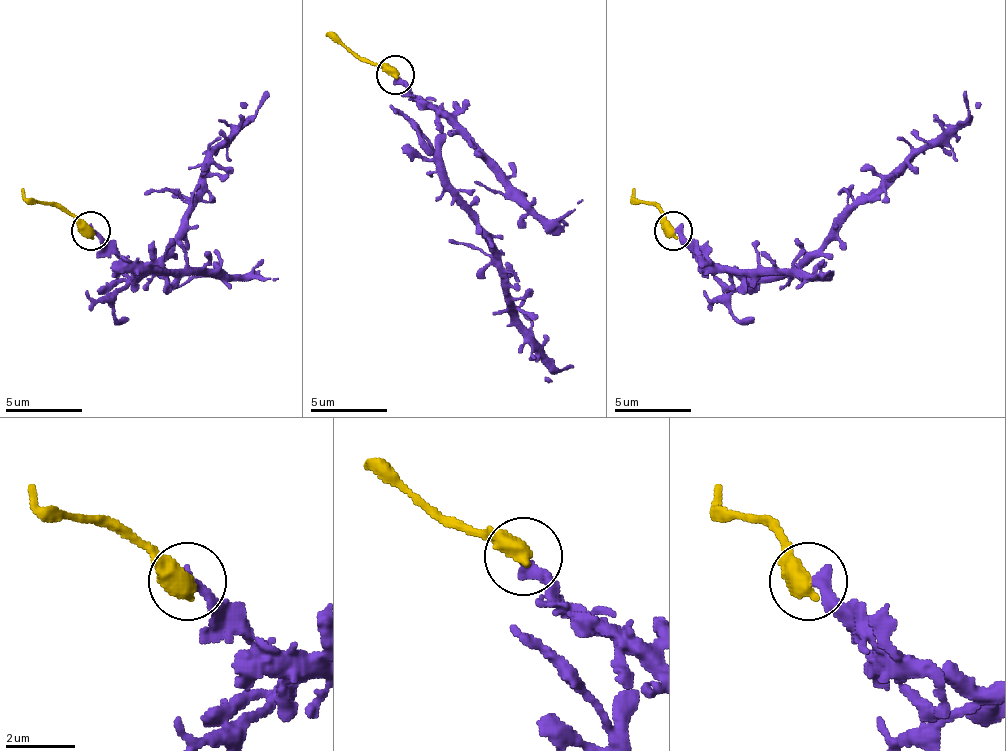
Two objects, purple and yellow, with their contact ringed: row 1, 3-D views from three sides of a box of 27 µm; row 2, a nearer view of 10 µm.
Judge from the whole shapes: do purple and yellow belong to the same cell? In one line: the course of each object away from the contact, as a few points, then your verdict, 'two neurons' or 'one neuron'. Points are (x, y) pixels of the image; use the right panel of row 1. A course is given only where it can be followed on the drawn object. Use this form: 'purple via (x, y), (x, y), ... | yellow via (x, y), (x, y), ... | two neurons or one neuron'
purple via (676, 230), (726, 268), (787, 272), (783, 287), (833, 230), (879, 195), (909, 164), (967, 118), (963, 92) | yellow via (672, 230), (657, 207), (641, 203), (634, 187) | two neurons

